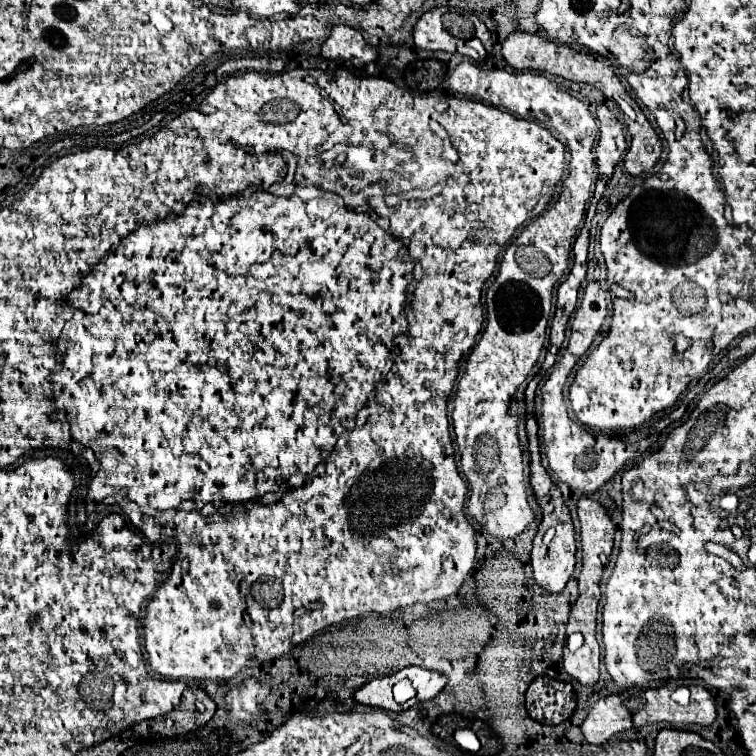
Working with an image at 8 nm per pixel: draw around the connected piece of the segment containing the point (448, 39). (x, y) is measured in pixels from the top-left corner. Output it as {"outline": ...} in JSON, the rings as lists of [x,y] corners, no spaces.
{"outline":[[[436,7],[418,19],[418,23],[414,27],[416,45],[466,45],[464,39],[452,37],[444,29],[444,25],[442,25],[444,13],[448,13],[448,7]]]}

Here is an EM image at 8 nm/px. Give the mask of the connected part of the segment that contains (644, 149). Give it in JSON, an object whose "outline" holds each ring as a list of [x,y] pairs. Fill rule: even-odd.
{"outline":[[[636,113],[636,121],[628,123],[632,145],[624,157],[624,167],[630,175],[642,175],[650,171],[662,153],[662,141],[644,113]]]}

